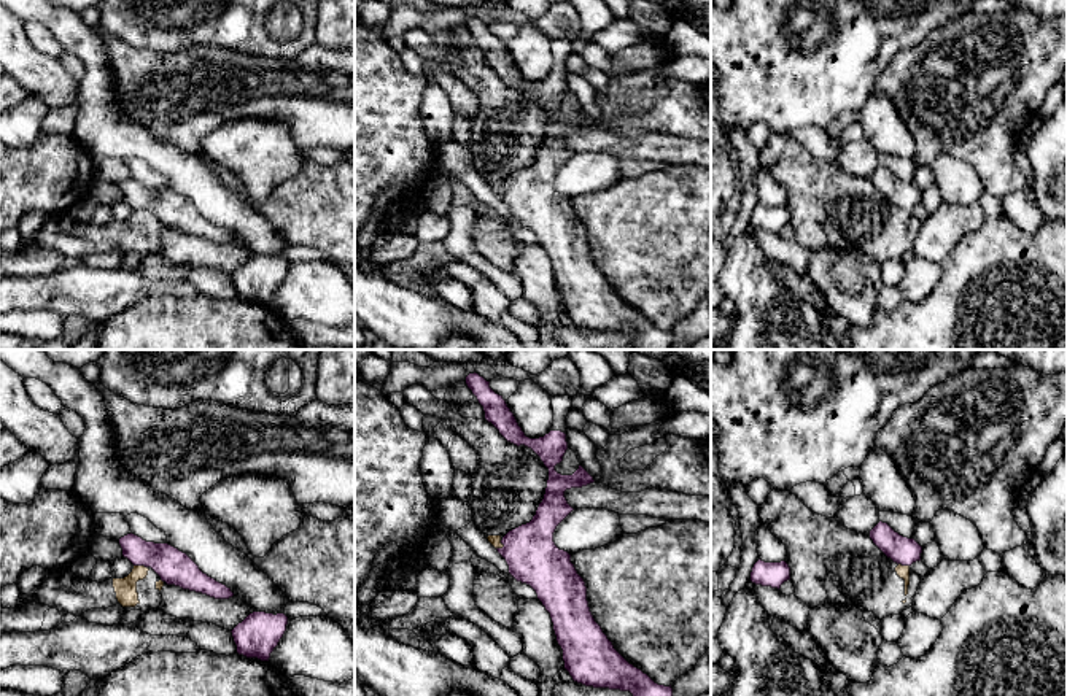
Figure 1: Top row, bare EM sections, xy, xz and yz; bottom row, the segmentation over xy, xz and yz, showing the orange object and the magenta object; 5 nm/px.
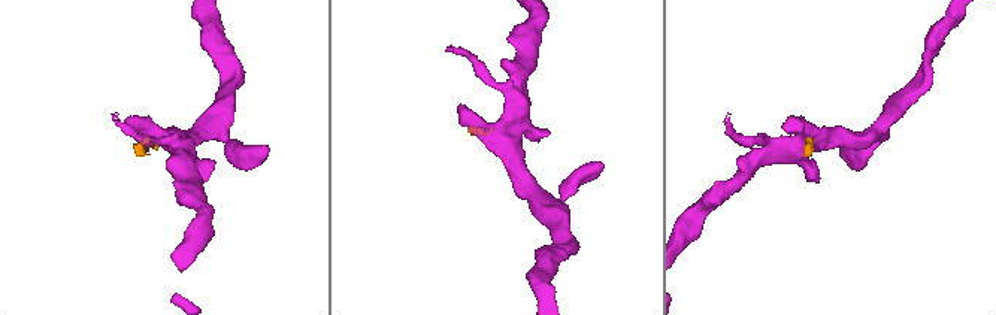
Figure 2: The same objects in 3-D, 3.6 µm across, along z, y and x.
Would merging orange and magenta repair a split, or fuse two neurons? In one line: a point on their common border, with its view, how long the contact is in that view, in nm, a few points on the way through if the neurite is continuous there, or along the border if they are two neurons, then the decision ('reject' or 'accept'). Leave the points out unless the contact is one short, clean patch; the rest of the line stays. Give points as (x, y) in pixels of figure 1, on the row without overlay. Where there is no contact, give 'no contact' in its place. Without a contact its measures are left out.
meets orange in xy at (140, 210); contact 70 nm long; border along xy (134, 208), (147, 212); reject

